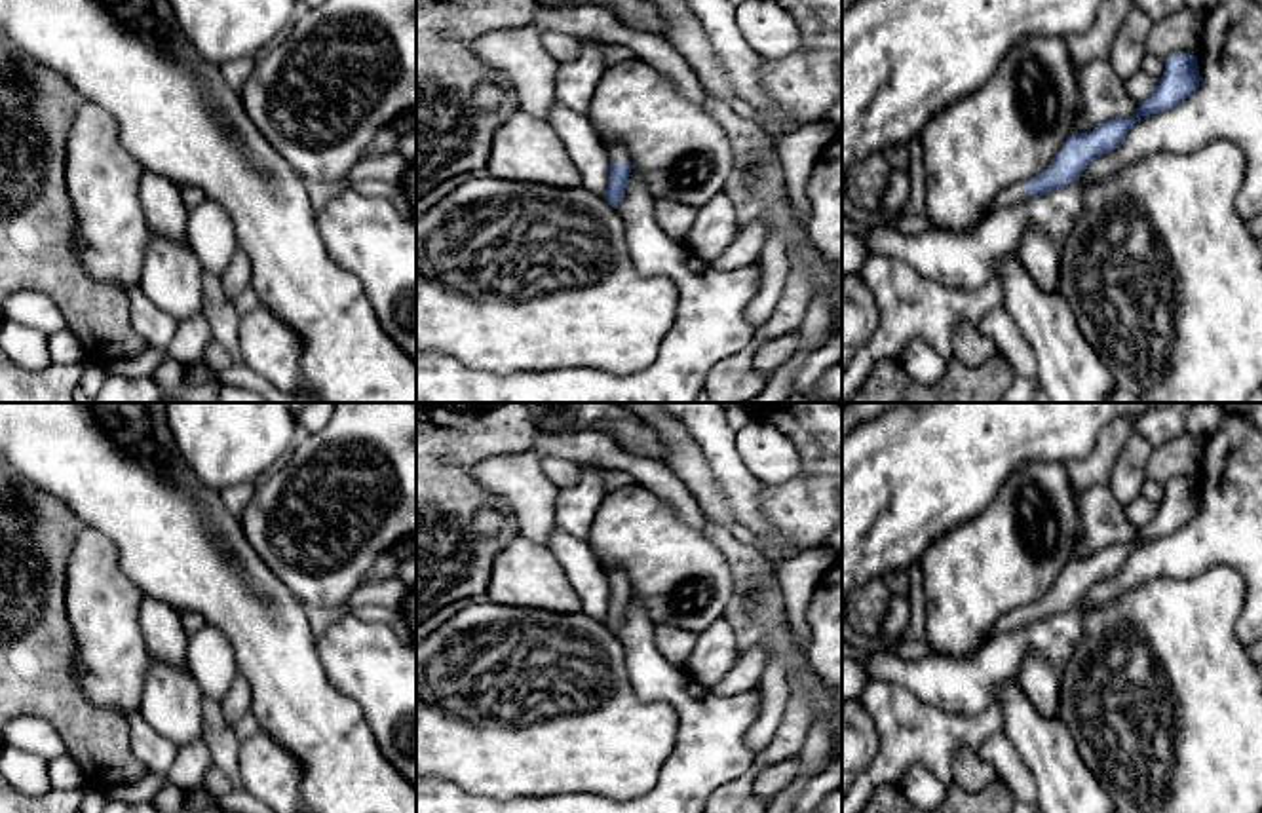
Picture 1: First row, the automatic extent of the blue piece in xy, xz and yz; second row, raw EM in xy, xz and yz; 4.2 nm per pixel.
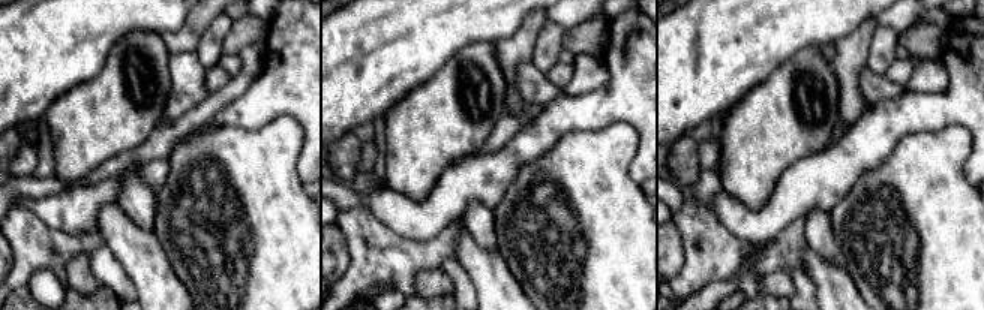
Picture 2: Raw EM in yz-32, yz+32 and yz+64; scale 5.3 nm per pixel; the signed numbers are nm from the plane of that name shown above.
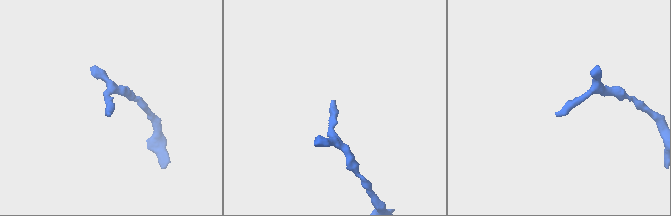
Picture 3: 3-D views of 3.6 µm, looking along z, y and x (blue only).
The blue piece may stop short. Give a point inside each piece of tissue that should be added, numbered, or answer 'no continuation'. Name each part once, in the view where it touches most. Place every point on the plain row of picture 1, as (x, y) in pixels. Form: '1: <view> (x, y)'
1: xz (616, 578)

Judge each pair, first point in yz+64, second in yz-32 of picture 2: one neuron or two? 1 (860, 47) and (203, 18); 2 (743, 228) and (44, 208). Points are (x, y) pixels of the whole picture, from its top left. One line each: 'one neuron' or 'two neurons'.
1: one neuron
2: one neuron

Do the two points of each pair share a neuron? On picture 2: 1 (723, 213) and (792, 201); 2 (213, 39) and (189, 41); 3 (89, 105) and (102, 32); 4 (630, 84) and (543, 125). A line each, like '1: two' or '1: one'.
1: one
2: two
3: two
4: one

